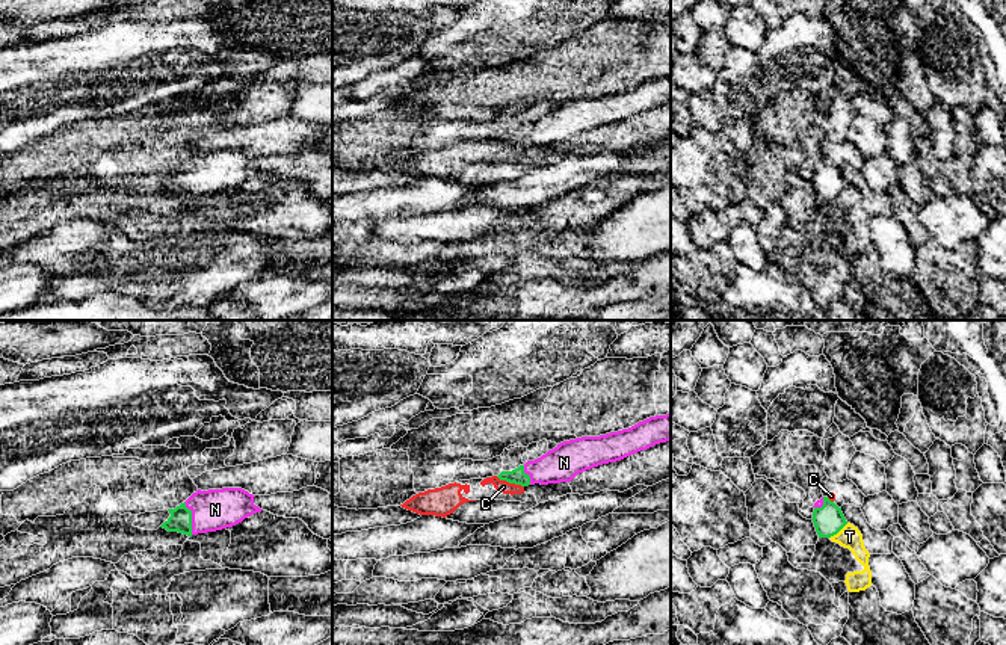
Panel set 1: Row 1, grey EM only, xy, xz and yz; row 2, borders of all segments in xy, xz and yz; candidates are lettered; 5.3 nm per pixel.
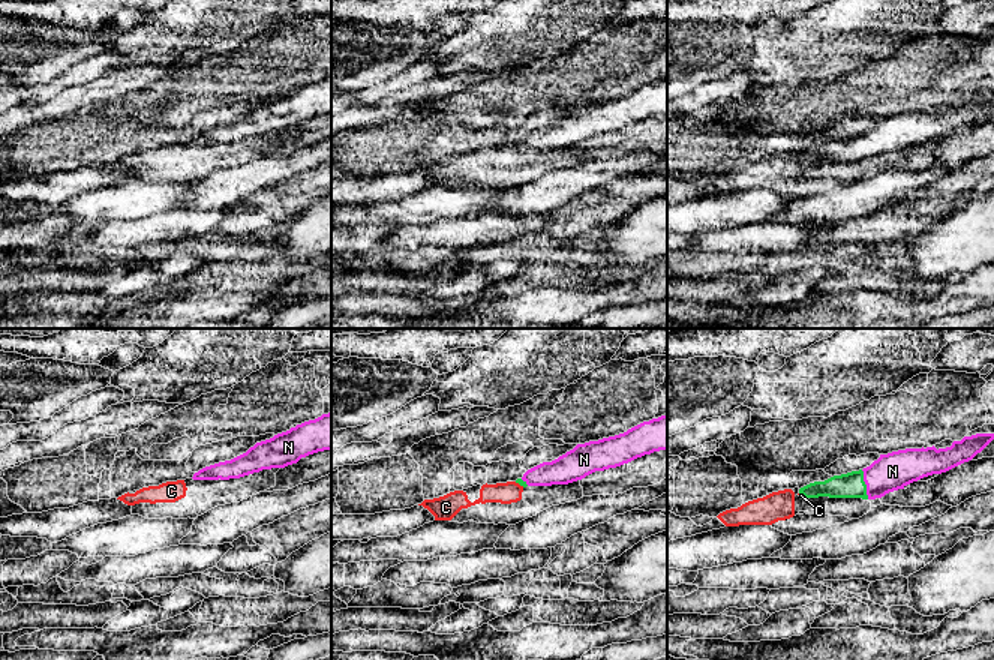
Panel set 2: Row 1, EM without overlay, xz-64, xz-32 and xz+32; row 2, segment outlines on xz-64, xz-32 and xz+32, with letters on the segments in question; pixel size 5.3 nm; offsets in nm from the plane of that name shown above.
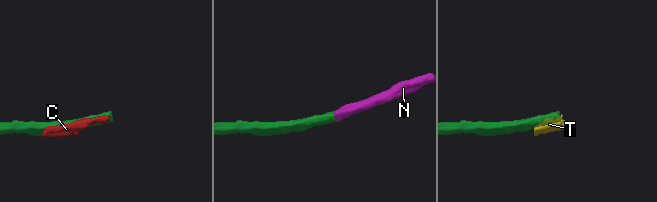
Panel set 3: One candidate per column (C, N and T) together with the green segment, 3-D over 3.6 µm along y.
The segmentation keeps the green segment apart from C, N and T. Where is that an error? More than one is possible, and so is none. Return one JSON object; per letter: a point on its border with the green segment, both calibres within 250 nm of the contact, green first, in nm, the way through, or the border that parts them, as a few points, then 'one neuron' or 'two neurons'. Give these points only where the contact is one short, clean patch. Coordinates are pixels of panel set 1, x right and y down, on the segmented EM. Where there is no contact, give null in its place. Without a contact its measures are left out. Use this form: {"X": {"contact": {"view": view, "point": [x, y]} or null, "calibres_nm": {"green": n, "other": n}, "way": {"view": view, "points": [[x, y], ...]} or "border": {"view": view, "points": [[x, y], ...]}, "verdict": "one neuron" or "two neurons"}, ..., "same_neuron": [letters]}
{"C": {"contact": {"view": "xz", "point": [509, 482]}, "calibres_nm": {"green": 90, "other": 70}, "verdict": "two neurons"}, "N": {"contact": {"view": "xy", "point": [191, 518]}, "calibres_nm": {"green": 120, "other": 220}, "way": {"view": "xy", "points": [[180, 520], [191, 518], [204, 511], [215, 509]]}, "verdict": "one neuron"}, "T": {"contact": {"view": "yz", "point": [839, 530]}, "calibres_nm": {"green": 160, "other": 120}, "border": {"view": "yz", "points": [[848, 523], [830, 538]]}, "verdict": "two neurons"}, "same_neuron": ["N"]}

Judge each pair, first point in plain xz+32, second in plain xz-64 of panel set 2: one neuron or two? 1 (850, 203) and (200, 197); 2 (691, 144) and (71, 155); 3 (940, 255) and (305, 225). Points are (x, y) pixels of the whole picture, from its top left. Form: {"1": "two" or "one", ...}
{"1": "one", "2": "one", "3": "one"}

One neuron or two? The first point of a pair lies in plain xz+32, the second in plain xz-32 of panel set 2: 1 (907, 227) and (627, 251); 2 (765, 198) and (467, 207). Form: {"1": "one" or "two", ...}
{"1": "two", "2": "one"}

